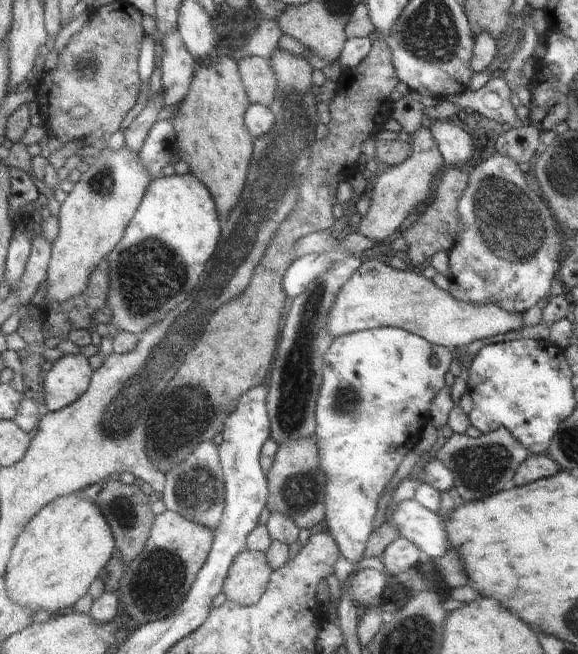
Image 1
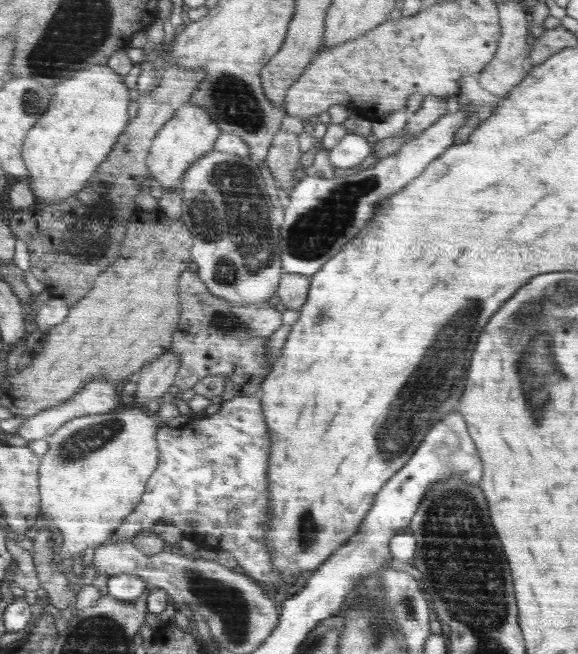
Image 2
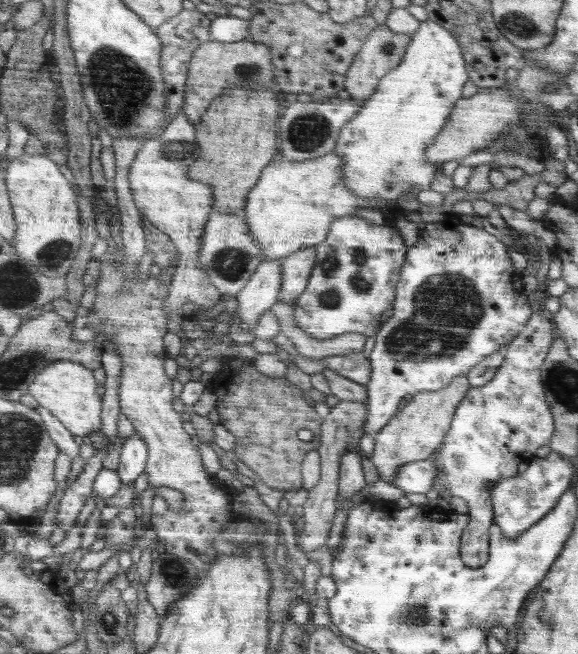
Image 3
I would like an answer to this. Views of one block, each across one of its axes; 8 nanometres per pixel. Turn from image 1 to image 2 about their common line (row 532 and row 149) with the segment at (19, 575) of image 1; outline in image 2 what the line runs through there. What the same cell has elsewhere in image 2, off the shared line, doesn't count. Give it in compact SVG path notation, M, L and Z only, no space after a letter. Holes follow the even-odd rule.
M93 66L57 86L52 88L56 90L52 108L26 140L30 186L44 204L62 202L88 188L131 124L130 89L117 69Z

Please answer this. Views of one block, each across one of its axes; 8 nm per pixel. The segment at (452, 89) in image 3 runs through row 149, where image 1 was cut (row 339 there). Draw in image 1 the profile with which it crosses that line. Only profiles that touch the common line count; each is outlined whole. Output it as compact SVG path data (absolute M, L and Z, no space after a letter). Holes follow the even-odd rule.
M380 327L334 337L332 345L325 353L323 382L315 405L315 422L317 426L314 436L317 439L317 446L320 450L321 468L327 475L325 520L328 526L326 528L329 528L334 534L334 541L337 544L339 554L355 565L355 570L350 574L350 584L352 584L352 574L359 570L357 563L362 562L362 559L366 558L366 544L370 540L370 534L374 534L374 522L378 522L378 514L382 514L382 499L385 498L382 494L387 494L386 490L390 490L390 482L394 482L394 478L398 478L398 470L402 470L402 466L406 466L406 458L410 458L410 450L414 450L414 446L418 446L418 442L422 442L422 431L426 430L426 426L430 426L430 422L432 422L432 416L430 416L432 400L444 388L444 382L449 382L449 380L444 380L444 376L448 372L450 362L452 362L452 354L450 354L449 348L428 342L421 335L398 327ZM432 356L436 356L438 364L431 364Z

